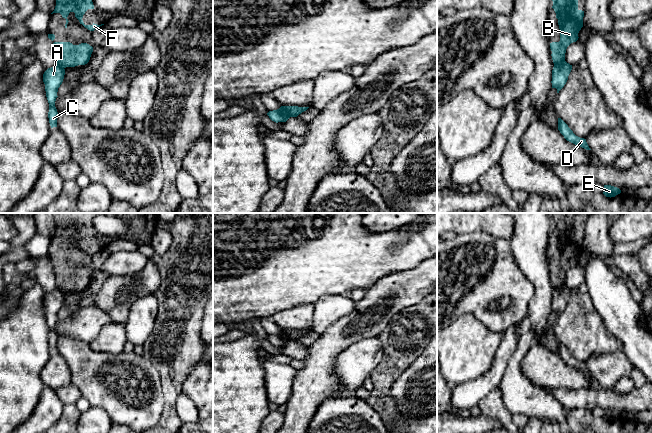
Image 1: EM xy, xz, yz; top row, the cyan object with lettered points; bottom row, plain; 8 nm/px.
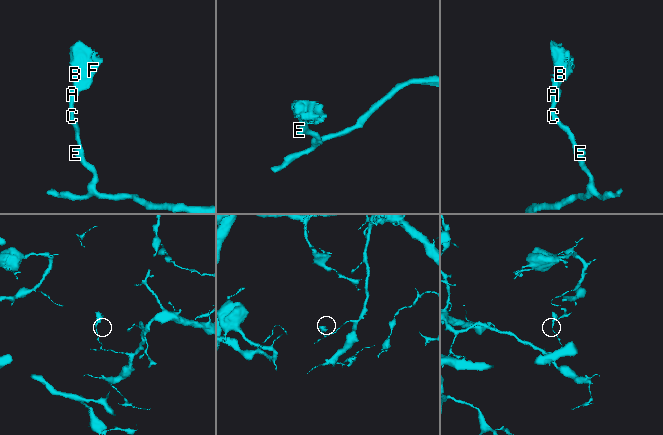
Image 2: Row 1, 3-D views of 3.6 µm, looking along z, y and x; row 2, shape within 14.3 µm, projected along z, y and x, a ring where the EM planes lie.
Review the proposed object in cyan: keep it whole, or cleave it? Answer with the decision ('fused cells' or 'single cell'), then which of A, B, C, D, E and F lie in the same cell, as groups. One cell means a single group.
fused cells | A C D E / B F

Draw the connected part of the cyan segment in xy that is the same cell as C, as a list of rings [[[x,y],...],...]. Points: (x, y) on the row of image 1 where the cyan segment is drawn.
[[[59,64],[48,68],[43,74],[43,82],[45,84],[46,97],[49,103],[48,118],[51,128],[57,127],[58,112],[55,107],[55,101],[58,88],[63,82],[65,69]]]

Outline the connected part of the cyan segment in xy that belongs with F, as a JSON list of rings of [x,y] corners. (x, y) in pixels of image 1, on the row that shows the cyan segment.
[[[56,0],[55,9],[51,14],[60,13],[62,17],[66,19],[65,28],[67,28],[69,22],[67,17],[70,12],[74,12],[75,17],[79,20],[80,24],[88,30],[94,31],[104,24],[97,25],[93,23],[92,25],[85,25],[82,18],[88,9],[94,9],[92,0]]]

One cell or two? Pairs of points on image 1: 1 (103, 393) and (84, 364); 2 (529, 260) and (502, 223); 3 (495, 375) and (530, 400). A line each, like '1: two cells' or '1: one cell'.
1: one cell
2: two cells
3: two cells

